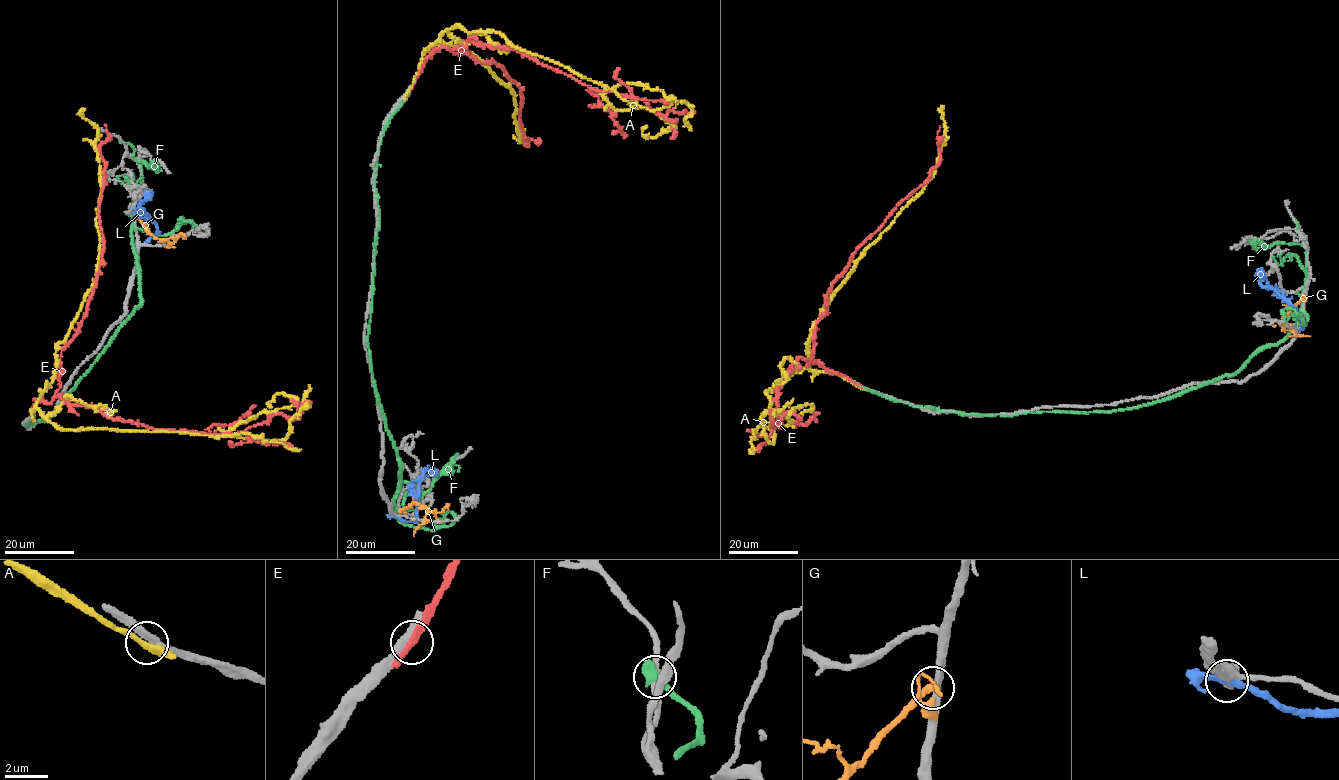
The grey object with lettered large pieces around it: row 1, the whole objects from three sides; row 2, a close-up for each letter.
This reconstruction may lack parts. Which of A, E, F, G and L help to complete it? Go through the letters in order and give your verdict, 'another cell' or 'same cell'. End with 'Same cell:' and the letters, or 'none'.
A: another cell
E: another cell
F: another cell
G: another cell
L: another cell
Same cell: none

